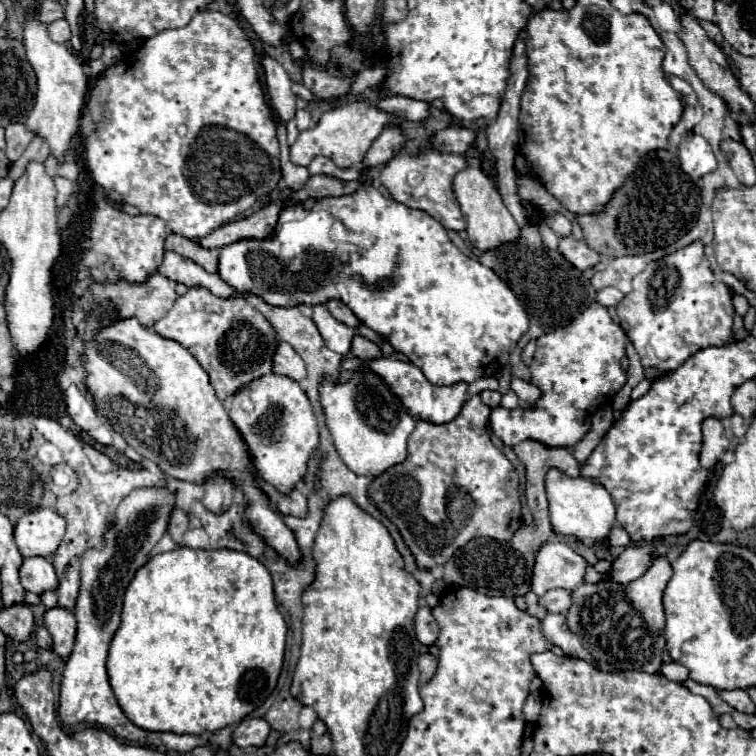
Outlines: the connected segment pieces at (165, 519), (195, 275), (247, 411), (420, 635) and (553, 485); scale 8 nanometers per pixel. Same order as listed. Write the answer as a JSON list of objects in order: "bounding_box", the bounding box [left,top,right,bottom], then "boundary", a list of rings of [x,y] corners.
[{"bounding_box":[59,486,211,754],"boundary":[[[153,486],[153,488],[141,488],[141,490],[133,490],[129,496],[125,496],[125,500],[119,504],[113,520],[109,522],[109,528],[103,536],[103,548],[89,548],[83,552],[81,556],[81,590],[79,590],[79,598],[77,598],[77,606],[75,606],[75,618],[77,618],[77,638],[75,638],[75,646],[73,652],[67,658],[67,666],[63,670],[63,678],[61,678],[61,694],[59,694],[59,716],[63,720],[63,724],[77,724],[77,722],[85,722],[85,724],[95,724],[95,726],[103,726],[103,728],[111,728],[117,732],[117,736],[127,738],[131,742],[137,742],[141,746],[165,746],[167,750],[173,750],[177,754],[187,754],[197,746],[211,746],[207,736],[189,736],[189,734],[171,734],[171,732],[147,732],[139,726],[135,726],[133,722],[127,720],[127,716],[121,712],[113,690],[109,686],[109,678],[107,678],[107,652],[109,652],[109,644],[117,632],[117,628],[121,626],[121,608],[123,608],[123,594],[125,588],[129,586],[129,582],[133,580],[135,572],[149,560],[151,550],[155,548],[155,544],[167,534],[169,528],[169,518],[171,512],[175,510],[175,492],[169,490],[167,486]]]},{"bounding_box":[159,252,247,298],"boundary":[[[165,252],[165,260],[159,268],[159,274],[175,280],[175,282],[181,282],[185,284],[187,288],[193,288],[193,286],[201,286],[201,288],[207,288],[209,292],[213,292],[215,296],[221,296],[221,298],[233,298],[233,296],[247,296],[247,294],[241,294],[237,292],[235,288],[231,288],[229,284],[225,284],[219,274],[209,274],[205,272],[199,264],[179,256],[177,252]]]},{"bounding_box":[229,374,319,494],"boundary":[[[281,374],[261,376],[235,394],[229,418],[249,448],[253,468],[281,494],[289,494],[297,480],[305,476],[307,460],[319,442],[315,414],[299,382]]]},{"bounding_box":[415,606,437,646],"boundary":[[[429,606],[419,608],[417,616],[415,616],[415,632],[417,632],[417,640],[425,646],[431,646],[437,640],[437,622],[433,618],[433,612]]]},{"bounding_box":[545,470,615,546],"boundary":[[[549,470],[545,478],[545,490],[549,500],[549,520],[555,532],[561,536],[573,536],[585,546],[609,542],[609,532],[615,522],[615,506],[609,492],[591,478],[569,478],[559,470]]]}]

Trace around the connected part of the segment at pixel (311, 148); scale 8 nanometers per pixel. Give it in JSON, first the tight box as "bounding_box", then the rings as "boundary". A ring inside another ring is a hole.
{"bounding_box":[291,100,393,168],"boundary":[[[355,100],[345,106],[337,106],[329,112],[325,112],[317,126],[311,130],[305,130],[299,134],[297,142],[291,146],[291,162],[297,166],[309,166],[313,158],[325,156],[333,160],[337,168],[351,168],[359,164],[369,150],[371,142],[383,132],[383,128],[389,124],[393,116],[387,112],[381,112],[377,106],[373,106],[369,100]]]}

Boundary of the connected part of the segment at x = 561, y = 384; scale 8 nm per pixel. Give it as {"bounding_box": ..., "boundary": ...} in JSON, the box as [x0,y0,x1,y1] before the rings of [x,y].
{"bounding_box":[489,302,627,448],"boundary":[[[591,302],[579,318],[563,328],[537,338],[537,350],[529,364],[531,384],[541,390],[541,398],[531,406],[507,410],[497,406],[491,410],[489,424],[493,434],[507,446],[523,440],[537,440],[547,448],[575,448],[591,428],[593,412],[607,408],[613,396],[625,386],[621,358],[625,356],[627,336],[615,324],[605,306]]]}

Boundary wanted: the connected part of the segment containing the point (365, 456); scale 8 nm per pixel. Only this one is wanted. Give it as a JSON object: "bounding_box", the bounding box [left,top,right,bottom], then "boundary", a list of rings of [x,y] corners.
{"bounding_box":[321,368,417,478],"boundary":[[[361,368],[353,372],[345,384],[333,384],[325,380],[321,384],[321,404],[335,448],[341,460],[355,474],[377,478],[393,464],[401,464],[405,460],[407,438],[413,432],[417,420],[373,372]]]}

